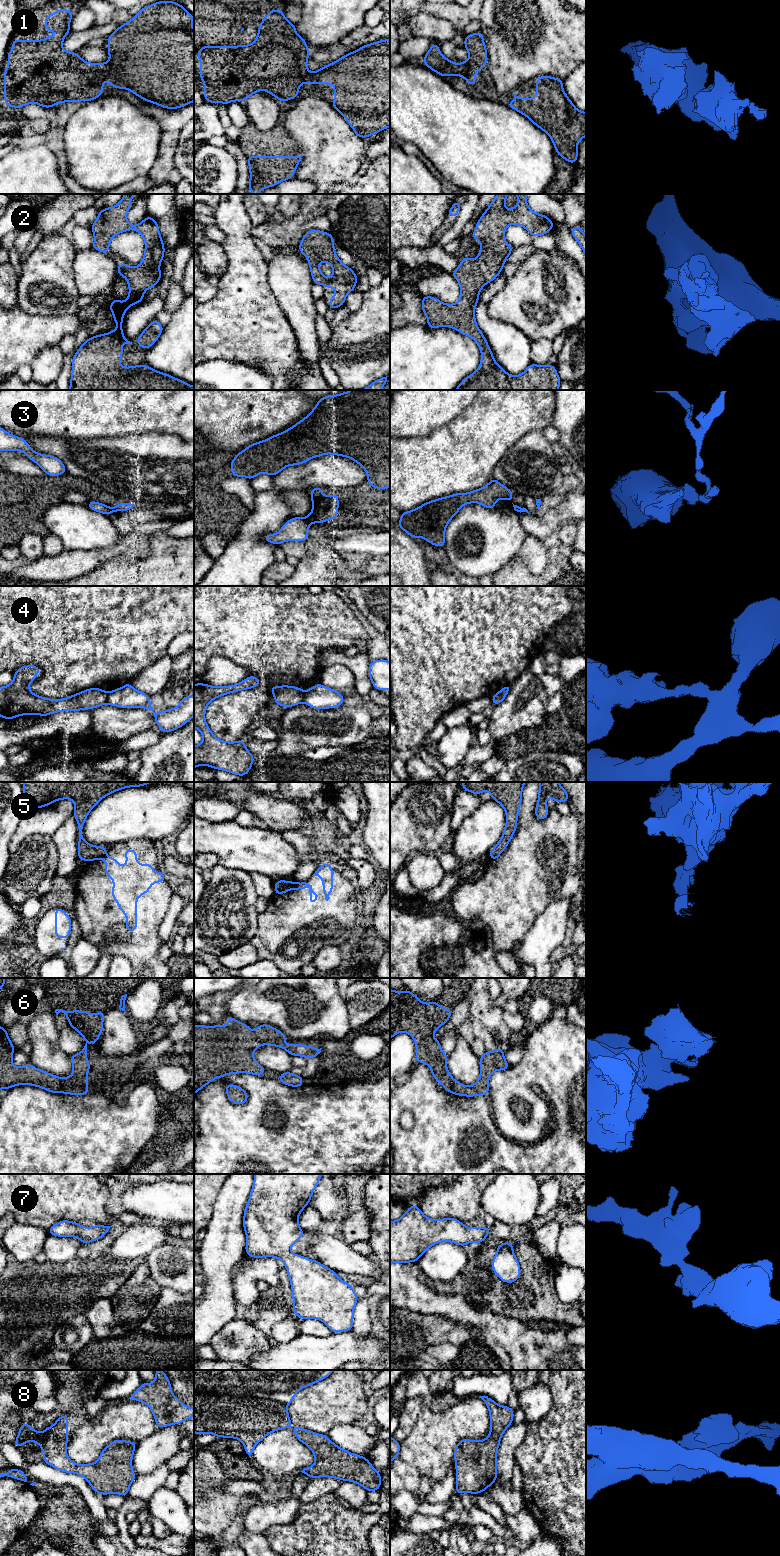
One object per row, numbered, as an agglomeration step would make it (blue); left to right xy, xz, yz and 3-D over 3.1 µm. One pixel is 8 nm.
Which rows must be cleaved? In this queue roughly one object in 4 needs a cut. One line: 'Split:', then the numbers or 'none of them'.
Split: 3, 4, 5

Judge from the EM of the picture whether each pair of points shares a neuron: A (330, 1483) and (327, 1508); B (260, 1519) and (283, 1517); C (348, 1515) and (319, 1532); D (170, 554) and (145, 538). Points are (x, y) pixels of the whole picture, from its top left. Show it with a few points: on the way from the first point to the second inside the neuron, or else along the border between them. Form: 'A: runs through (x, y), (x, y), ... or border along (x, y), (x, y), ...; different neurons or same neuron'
A: border along (334, 1492), (325, 1494), (307, 1503); different neurons
B: runs through (266, 1517), (277, 1517); same neuron
C: runs through (341, 1522), (331, 1532), (326, 1532); same neuron
D: border along (150, 545), (148, 554), (143, 559), (134, 562); different neurons

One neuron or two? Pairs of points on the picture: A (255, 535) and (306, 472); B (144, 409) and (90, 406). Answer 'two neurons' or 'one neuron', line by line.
A: one neuron
B: one neuron

